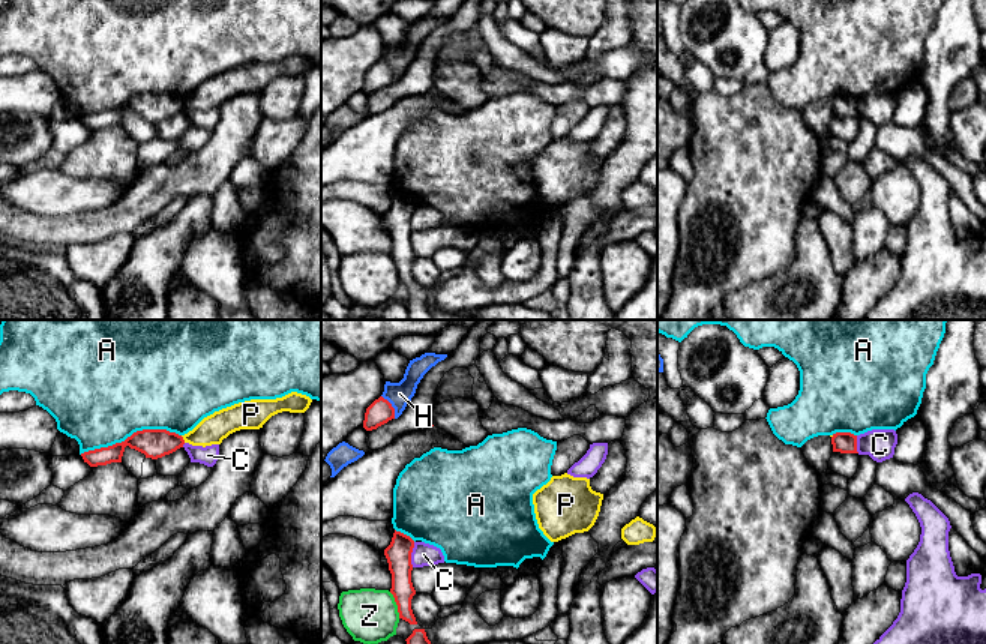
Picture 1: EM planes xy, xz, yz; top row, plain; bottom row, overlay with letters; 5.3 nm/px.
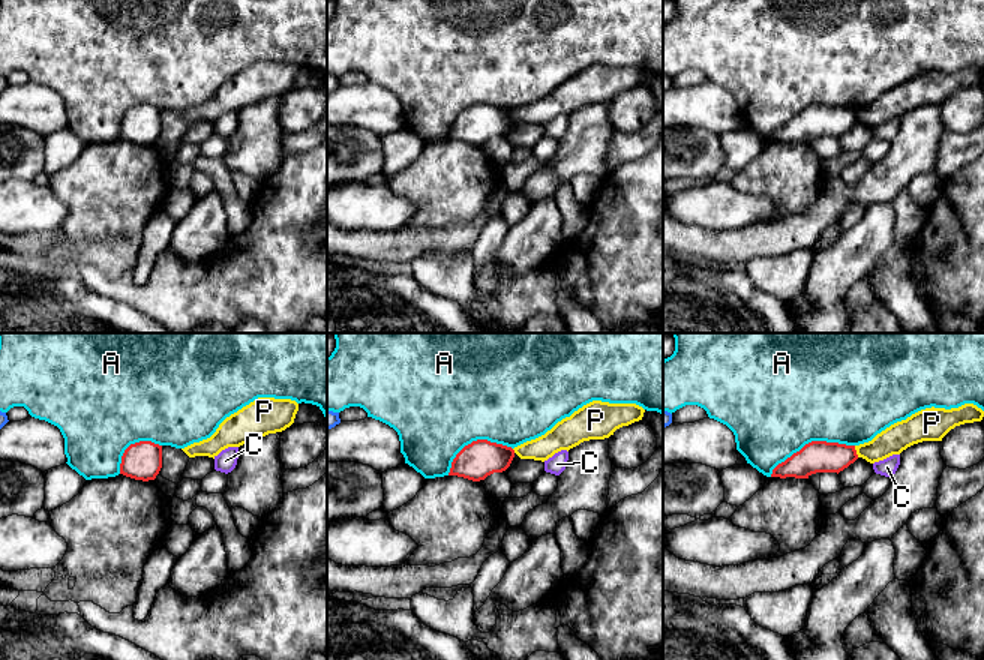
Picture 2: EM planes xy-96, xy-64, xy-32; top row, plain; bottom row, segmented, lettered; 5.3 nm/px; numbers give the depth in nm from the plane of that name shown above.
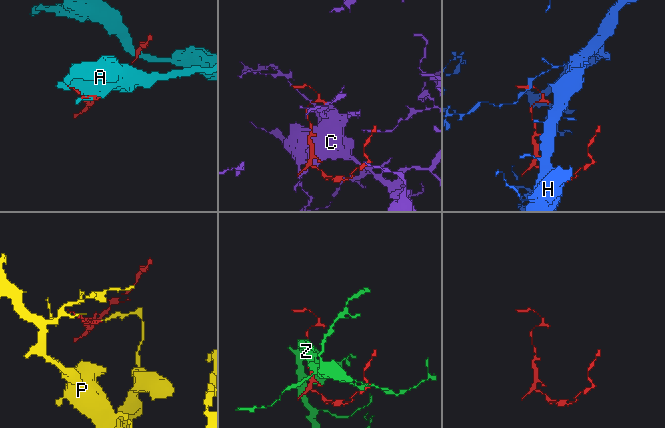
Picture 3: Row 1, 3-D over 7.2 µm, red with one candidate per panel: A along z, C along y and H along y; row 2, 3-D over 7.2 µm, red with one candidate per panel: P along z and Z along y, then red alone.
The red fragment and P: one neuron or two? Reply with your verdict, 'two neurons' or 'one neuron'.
two neurons

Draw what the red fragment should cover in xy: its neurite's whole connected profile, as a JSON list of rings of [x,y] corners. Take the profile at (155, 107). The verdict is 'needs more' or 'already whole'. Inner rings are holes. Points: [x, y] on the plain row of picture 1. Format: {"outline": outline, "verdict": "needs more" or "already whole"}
{"outline": [[[143,93],[134,96],[122,107],[101,111],[81,117],[84,126],[90,131],[122,126],[125,111],[129,110],[146,119],[146,122],[158,123],[183,111],[185,104],[176,96],[167,93]]], "verdict": "already whole"}

